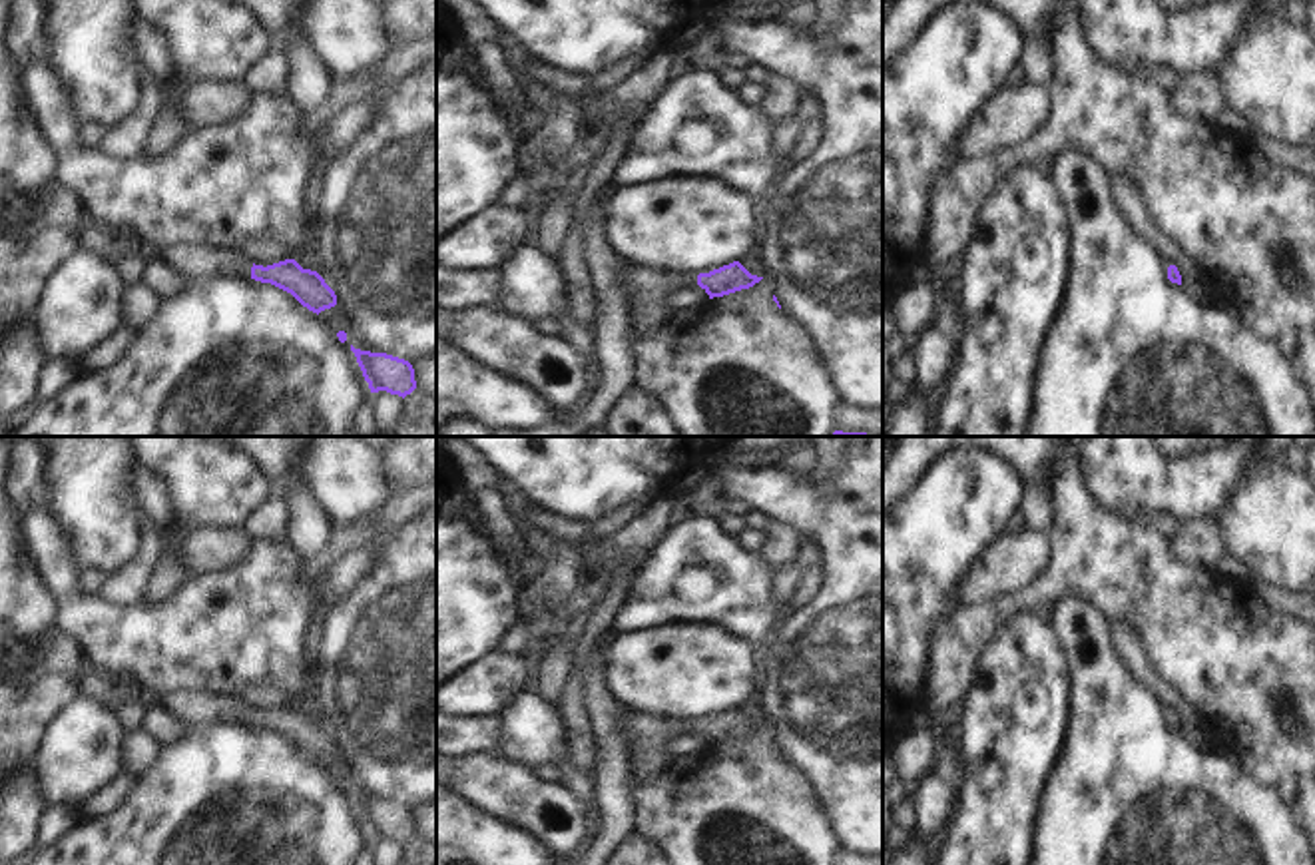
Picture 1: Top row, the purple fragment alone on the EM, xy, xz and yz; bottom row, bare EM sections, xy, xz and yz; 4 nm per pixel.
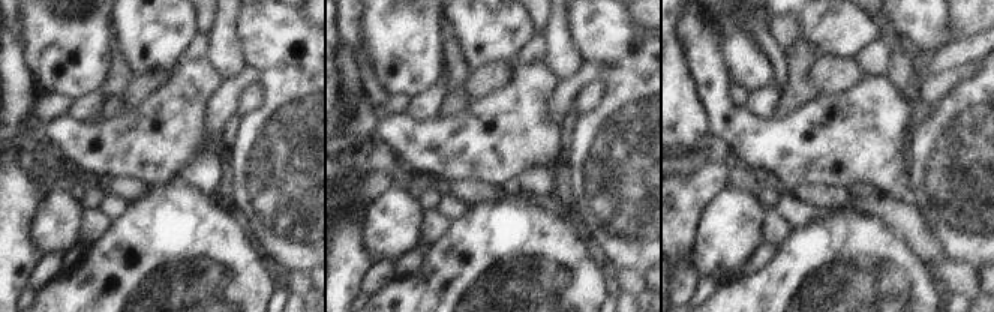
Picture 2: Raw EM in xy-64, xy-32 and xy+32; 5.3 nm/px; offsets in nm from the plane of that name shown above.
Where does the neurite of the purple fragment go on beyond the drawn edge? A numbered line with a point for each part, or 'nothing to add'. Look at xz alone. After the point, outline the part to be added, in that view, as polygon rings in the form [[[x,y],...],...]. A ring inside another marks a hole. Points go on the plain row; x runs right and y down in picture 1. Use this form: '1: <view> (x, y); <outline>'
1: xz (648, 736); [[[620,704],[620,716],[628,733],[628,749],[632,757],[632,773],[646,781],[658,775],[669,761],[667,743],[697,731],[693,720],[667,720],[644,714]]]

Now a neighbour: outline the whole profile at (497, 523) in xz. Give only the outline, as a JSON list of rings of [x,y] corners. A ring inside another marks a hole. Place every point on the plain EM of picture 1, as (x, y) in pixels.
[[[486,486],[474,494],[472,502],[480,516],[482,532],[488,536],[500,564],[506,568],[526,552],[518,524],[506,508],[506,498],[494,486]]]

